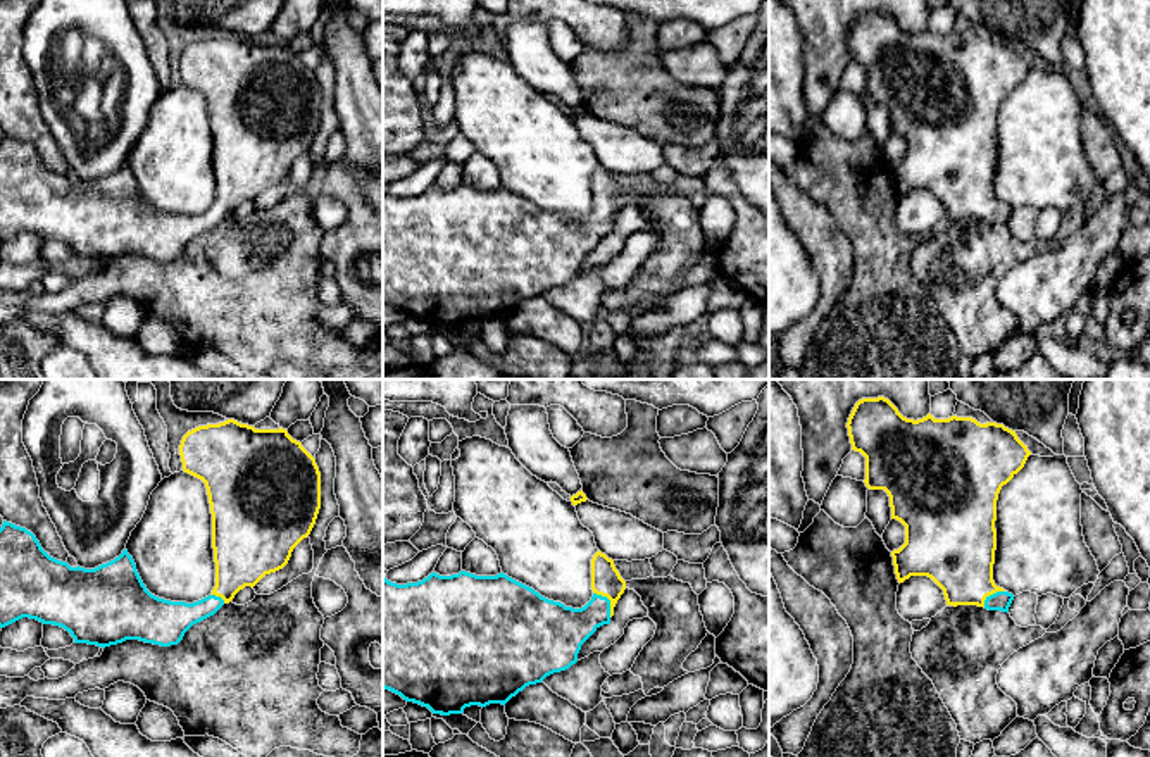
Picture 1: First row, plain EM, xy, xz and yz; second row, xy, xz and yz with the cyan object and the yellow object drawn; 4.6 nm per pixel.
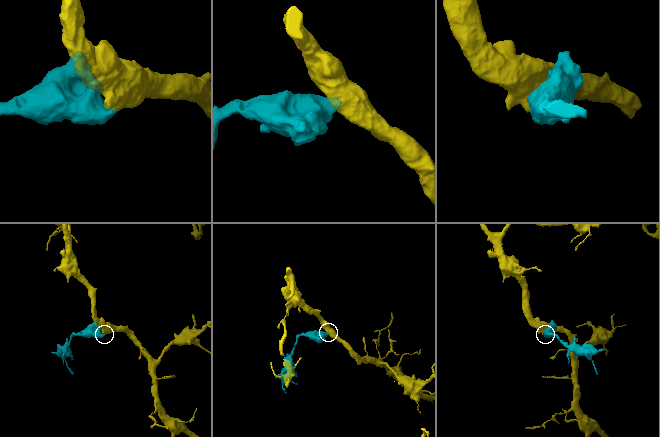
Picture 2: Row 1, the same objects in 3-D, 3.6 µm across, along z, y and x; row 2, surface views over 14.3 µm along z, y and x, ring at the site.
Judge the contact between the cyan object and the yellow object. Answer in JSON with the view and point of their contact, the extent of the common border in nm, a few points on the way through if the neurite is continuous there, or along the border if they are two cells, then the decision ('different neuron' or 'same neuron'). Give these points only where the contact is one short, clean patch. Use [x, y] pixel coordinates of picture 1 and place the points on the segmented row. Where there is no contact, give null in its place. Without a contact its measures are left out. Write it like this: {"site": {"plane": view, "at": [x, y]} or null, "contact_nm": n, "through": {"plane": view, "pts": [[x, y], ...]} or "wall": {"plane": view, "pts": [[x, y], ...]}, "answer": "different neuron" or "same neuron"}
{"site": {"plane": "xz", "at": [609, 600]}, "contact_nm": 150, "through": {"plane": "xz", "pts": [[564, 630], [583, 623], [609, 600], [606, 580]]}, "answer": "same neuron"}

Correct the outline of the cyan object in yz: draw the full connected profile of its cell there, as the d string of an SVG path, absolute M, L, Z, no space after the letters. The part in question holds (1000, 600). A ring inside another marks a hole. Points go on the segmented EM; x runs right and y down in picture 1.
M884 397L859 400L847 428L852 450L866 457L866 486L884 490L891 519L905 526L905 543L891 552L898 583L928 576L943 590L947 605L1009 612L1014 595L995 585L993 564L998 493L1031 455L1016 431L972 417L907 419Z

